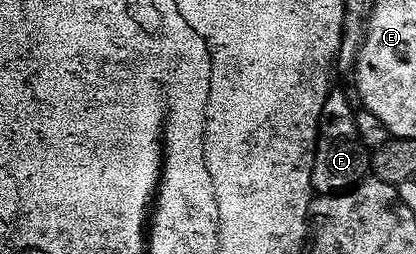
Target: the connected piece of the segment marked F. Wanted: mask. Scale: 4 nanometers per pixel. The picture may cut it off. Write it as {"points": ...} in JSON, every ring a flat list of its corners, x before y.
{"points":[[339,88,328,94,319,117,319,131,315,141,315,159,312,168,312,184,316,195,342,194,358,186,369,174,369,146,359,135,355,123,355,110,347,99,347,94]]}

